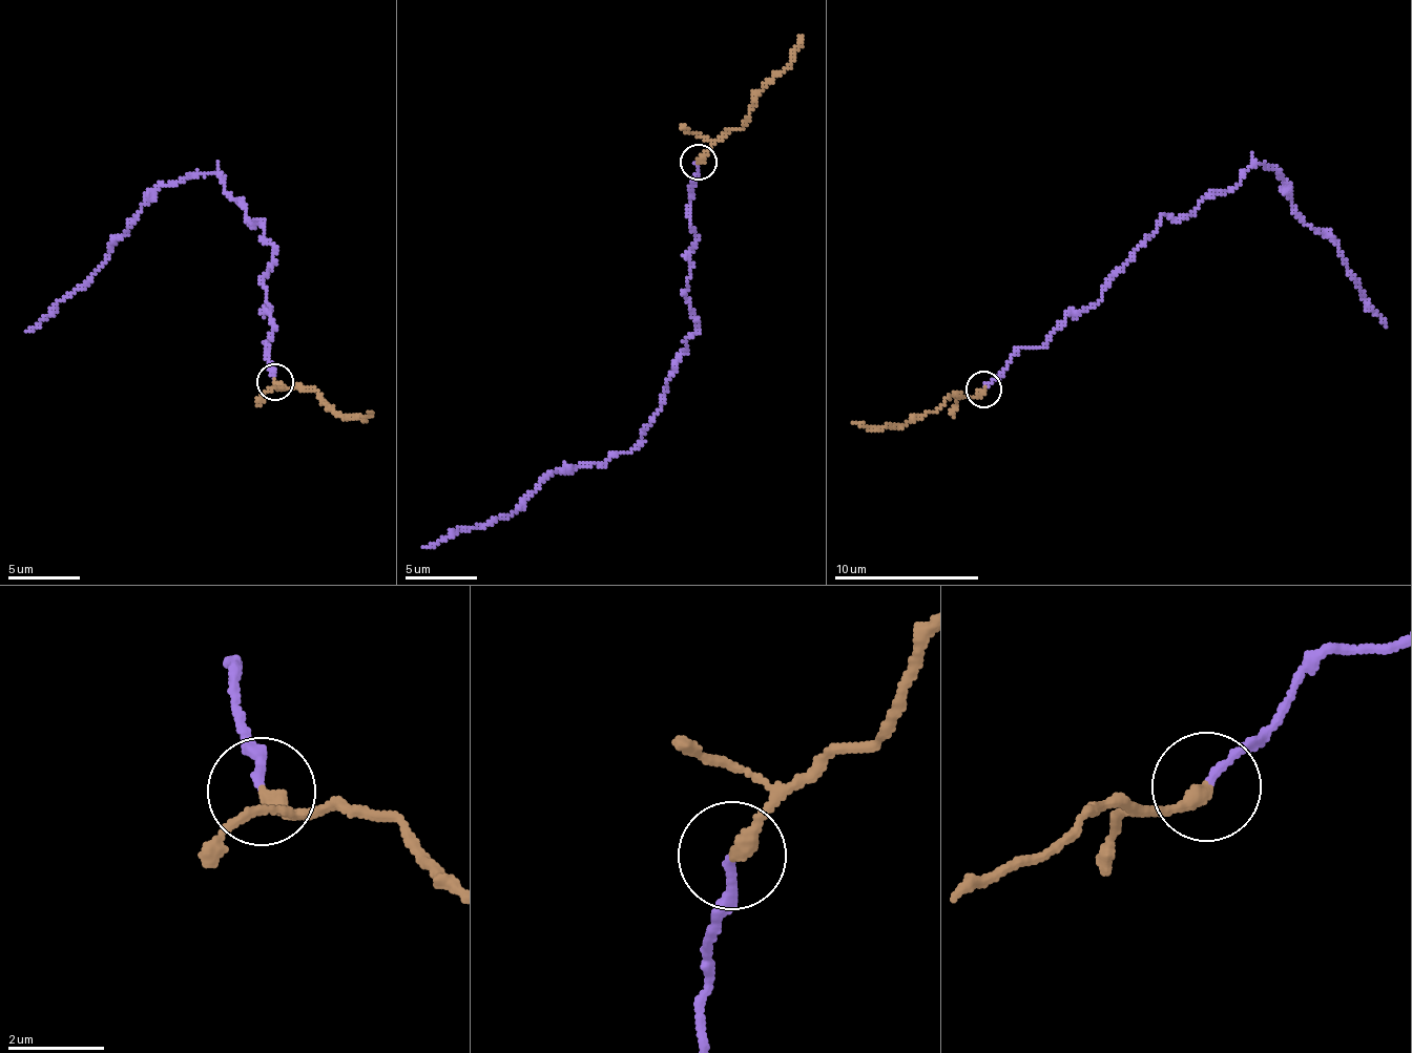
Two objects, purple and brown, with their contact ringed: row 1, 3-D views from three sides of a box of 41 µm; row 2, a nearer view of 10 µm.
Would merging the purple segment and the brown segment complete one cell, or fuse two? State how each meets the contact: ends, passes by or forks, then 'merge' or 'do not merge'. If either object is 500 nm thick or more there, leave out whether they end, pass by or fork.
purple ends | brown ends | do not merge

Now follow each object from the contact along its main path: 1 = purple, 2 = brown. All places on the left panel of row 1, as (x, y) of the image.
1: (274, 382), (266, 342), (273, 320), (263, 283), (273, 247), (214, 173), (162, 186), (102, 262), (26, 332)
2: (274, 382), (314, 391), (343, 416), (362, 417), (371, 412)

